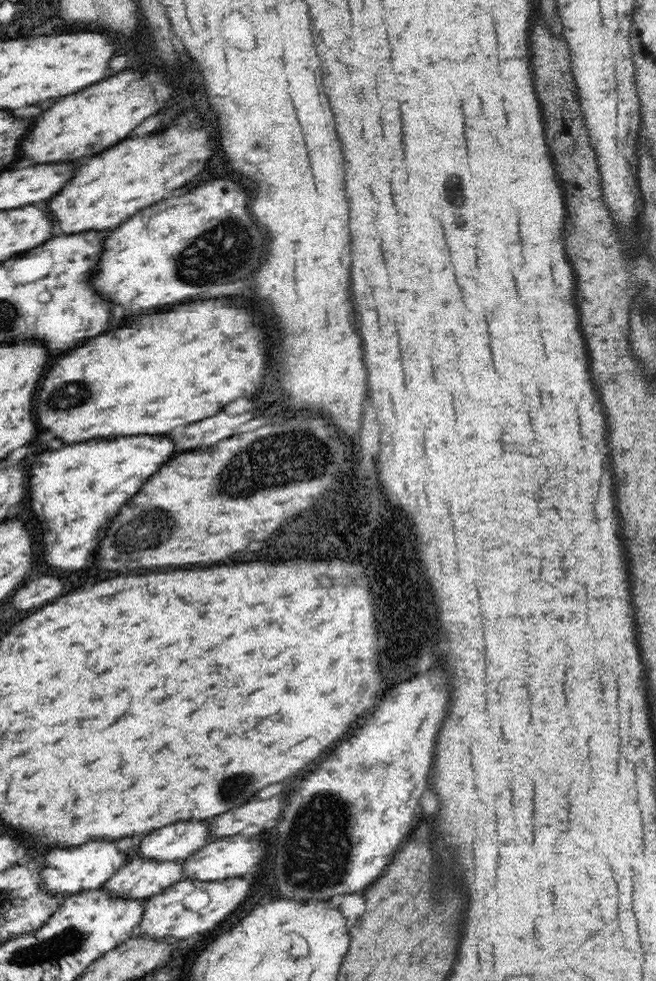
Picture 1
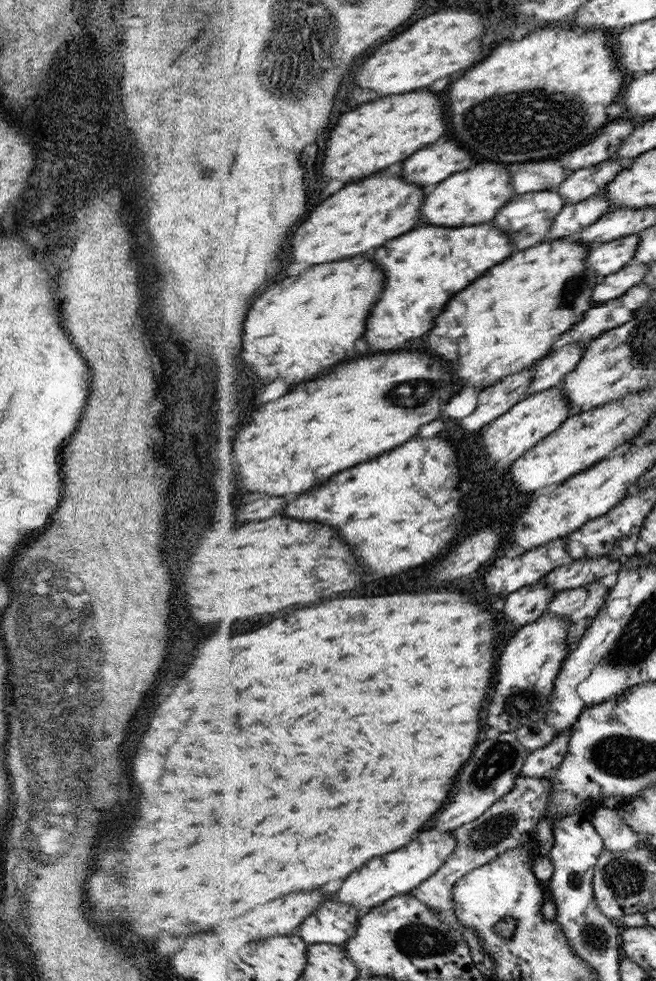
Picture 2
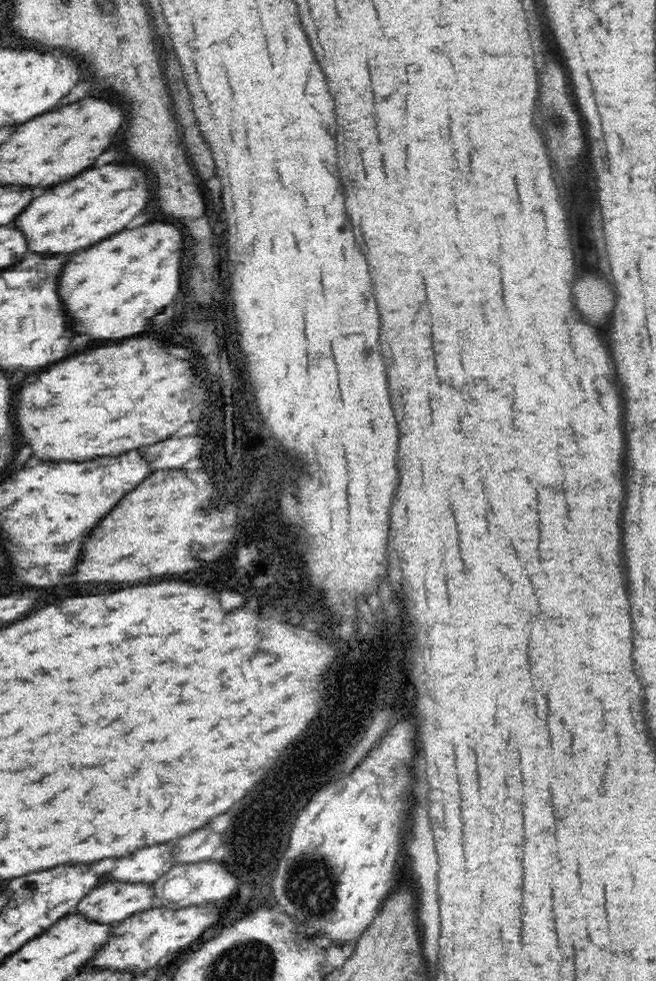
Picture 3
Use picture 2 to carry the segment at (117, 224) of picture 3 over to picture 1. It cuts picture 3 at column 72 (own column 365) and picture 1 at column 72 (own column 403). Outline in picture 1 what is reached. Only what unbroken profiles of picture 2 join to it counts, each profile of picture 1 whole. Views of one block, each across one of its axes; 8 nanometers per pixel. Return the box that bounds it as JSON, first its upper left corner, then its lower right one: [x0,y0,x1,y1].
[44,128,210,236]

